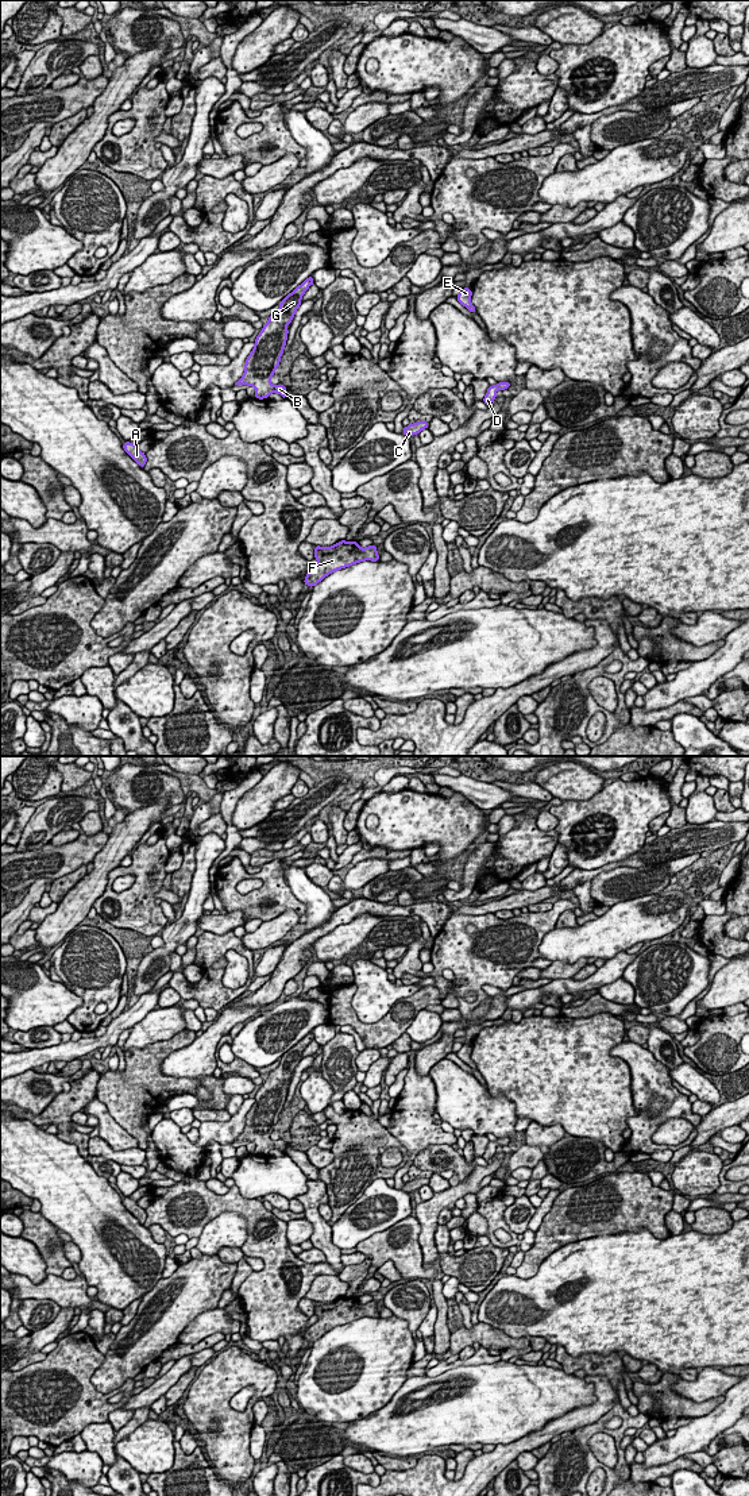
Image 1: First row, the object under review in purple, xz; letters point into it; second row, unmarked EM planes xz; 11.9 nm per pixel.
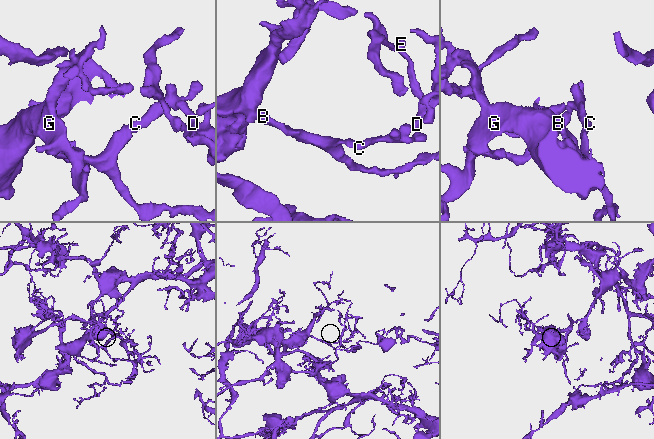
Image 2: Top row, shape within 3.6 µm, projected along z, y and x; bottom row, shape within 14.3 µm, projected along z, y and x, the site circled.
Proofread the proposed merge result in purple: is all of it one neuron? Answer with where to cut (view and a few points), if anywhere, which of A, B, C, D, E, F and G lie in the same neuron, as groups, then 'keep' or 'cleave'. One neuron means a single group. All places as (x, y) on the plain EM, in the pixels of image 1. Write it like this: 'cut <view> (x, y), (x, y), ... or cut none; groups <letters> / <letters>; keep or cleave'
cut none; groups A B C D E F G; keep

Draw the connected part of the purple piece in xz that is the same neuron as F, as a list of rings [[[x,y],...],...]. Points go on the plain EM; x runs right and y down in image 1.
[[[341,1296],[332,1303],[314,1302],[314,1315],[318,1316],[318,1320],[312,1325],[304,1335],[304,1339],[309,1343],[316,1342],[336,1326],[341,1326],[364,1316],[379,1318],[379,1311],[377,1308],[377,1302],[374,1300],[360,1304],[356,1296]]]

